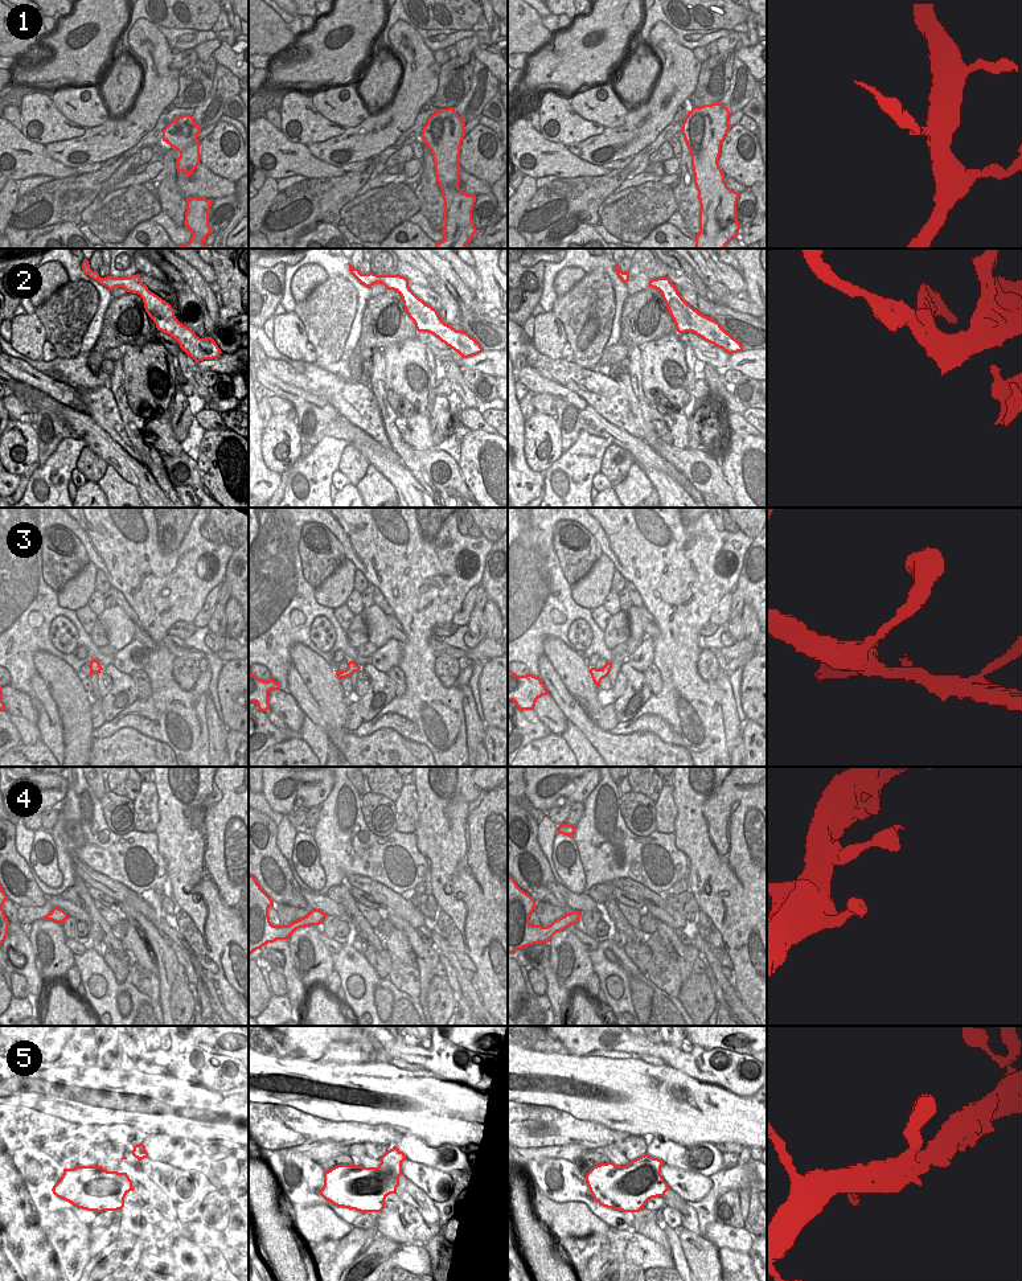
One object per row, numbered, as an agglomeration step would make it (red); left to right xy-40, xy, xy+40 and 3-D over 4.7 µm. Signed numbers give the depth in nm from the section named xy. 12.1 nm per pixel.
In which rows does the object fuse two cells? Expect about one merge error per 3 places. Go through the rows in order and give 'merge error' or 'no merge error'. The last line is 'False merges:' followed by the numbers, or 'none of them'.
1: no merge error
2: merge error
3: no merge error
4: no merge error
5: no merge error
False merges: 2

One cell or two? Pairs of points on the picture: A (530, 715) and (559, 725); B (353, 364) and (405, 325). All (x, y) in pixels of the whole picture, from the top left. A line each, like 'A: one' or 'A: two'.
A: two
B: one

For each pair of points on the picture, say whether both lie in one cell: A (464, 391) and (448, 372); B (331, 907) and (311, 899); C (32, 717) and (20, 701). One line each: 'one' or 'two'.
A: one
B: one
C: one

